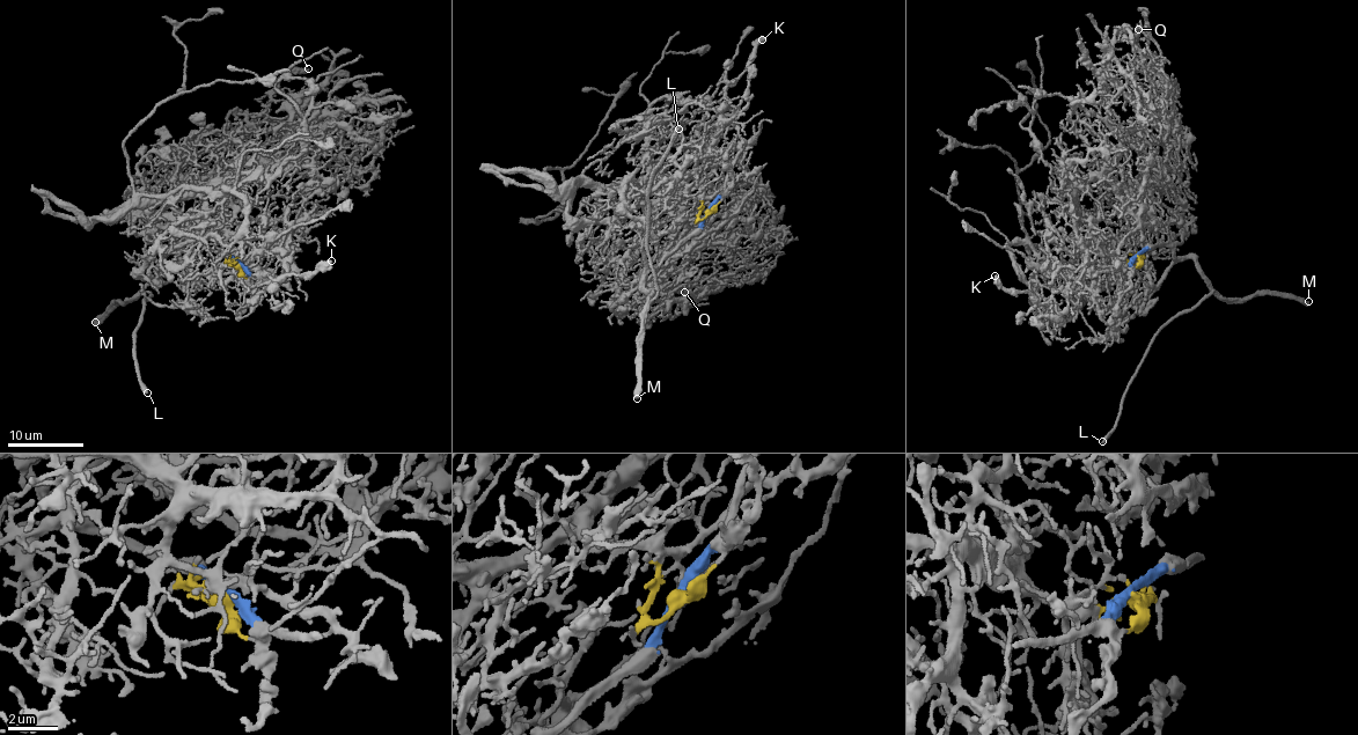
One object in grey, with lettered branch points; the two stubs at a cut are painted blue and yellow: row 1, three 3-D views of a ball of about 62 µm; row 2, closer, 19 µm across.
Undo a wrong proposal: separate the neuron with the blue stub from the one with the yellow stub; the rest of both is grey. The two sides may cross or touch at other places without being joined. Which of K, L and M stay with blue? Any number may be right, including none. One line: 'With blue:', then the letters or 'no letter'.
With blue: L, M

